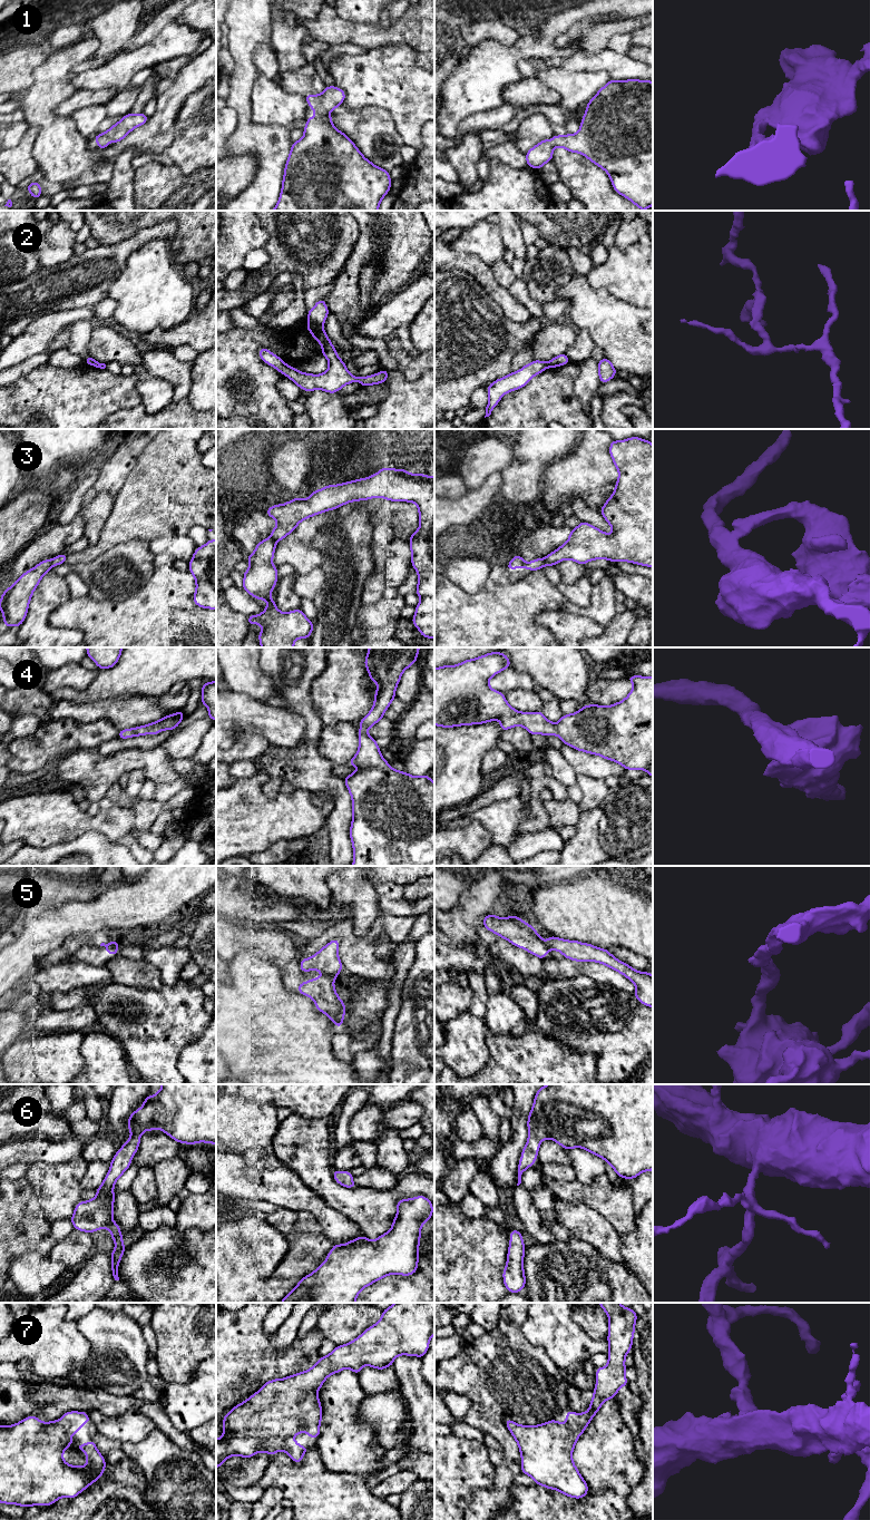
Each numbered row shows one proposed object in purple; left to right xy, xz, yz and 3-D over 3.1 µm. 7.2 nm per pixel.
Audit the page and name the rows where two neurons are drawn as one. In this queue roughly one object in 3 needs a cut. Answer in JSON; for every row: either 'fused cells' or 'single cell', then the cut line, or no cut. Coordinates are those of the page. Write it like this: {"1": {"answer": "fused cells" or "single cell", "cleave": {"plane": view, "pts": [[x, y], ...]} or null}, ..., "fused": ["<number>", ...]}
{"1": {"answer": "single cell", "cleave": null}, "2": {"answer": "fused cells", "cleave": {"plane": "xz", "pts": [[309, 321], [322, 325]]}}, "3": {"answer": "fused cells", "cleave": {"plane": "yz", "pts": [[543, 558], [544, 565]]}}, "4": {"answer": "single cell", "cleave": null}, "5": {"answer": "fused cells", "cleave": {"plane": "xz", "pts": [[326, 975], [334, 978]]}}, "6": {"answer": "single cell", "cleave": null}, "7": {"answer": "single cell", "cleave": null}, "fused": ["2", "3", "5"]}

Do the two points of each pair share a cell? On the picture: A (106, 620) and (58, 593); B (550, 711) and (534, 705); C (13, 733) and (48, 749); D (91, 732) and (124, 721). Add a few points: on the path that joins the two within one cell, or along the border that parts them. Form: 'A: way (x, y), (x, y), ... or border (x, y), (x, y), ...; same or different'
A: border (70, 597), (49, 615); different
B: border (536, 691), (539, 695), (541, 710); different
C: border (41, 723), (31, 733), (16, 738), (11, 742); different
D: border (87, 721), (107, 719), (118, 730); different

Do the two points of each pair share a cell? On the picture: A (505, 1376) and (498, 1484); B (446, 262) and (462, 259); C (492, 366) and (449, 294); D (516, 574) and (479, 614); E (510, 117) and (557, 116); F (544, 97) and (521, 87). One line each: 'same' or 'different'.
A: same
B: same
C: same
D: different
E: same
F: same

